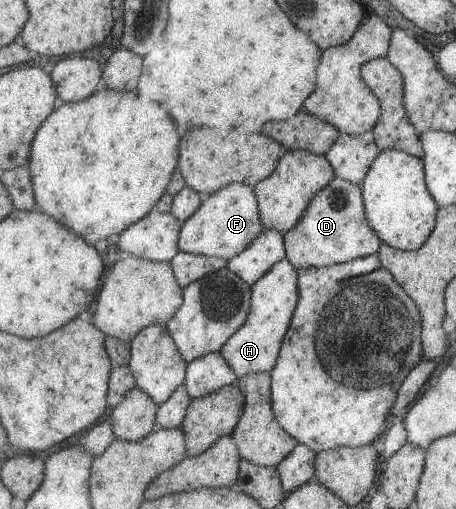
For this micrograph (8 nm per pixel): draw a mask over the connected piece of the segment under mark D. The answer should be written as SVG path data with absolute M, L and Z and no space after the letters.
M334 176L310 199L299 223L285 232L286 258L299 268L327 267L376 253L380 239L369 227L360 184Z

